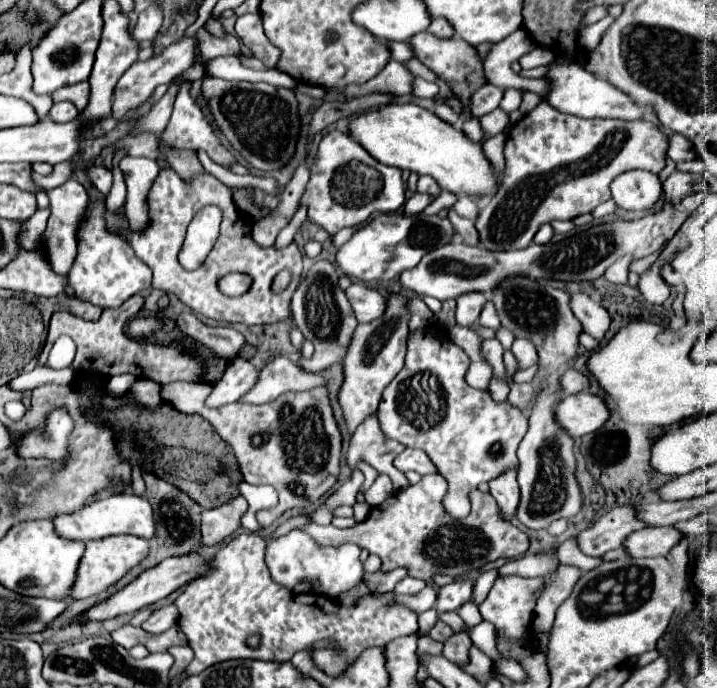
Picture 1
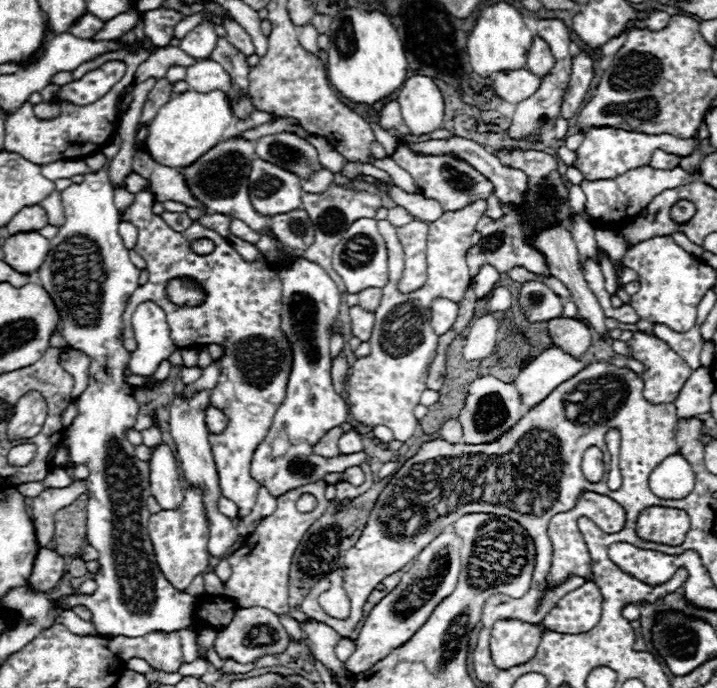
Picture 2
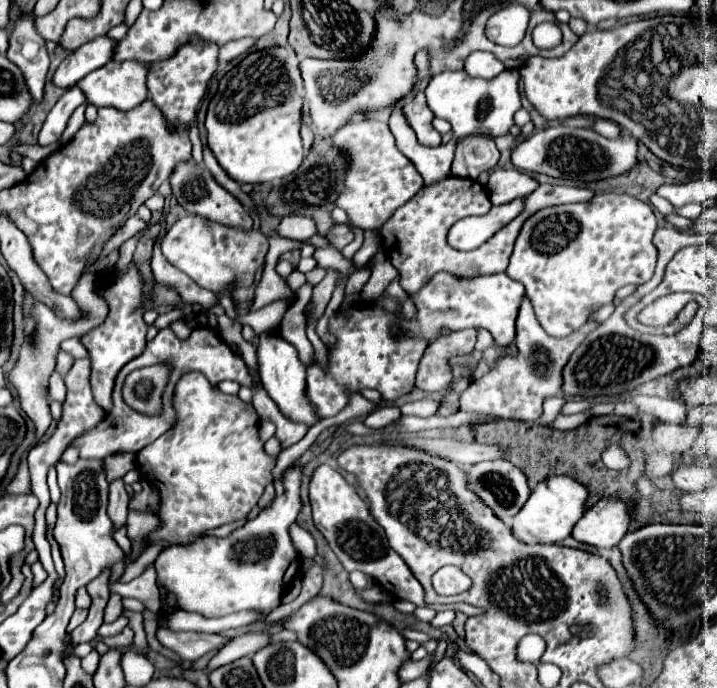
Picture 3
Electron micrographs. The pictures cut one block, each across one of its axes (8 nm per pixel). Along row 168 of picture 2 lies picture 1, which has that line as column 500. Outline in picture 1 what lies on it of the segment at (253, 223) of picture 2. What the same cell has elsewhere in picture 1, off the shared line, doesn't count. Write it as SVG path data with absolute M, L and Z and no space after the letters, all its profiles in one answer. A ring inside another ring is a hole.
M540 102L510 130L504 148L506 170L502 182L476 216L476 228L472 220L458 216L454 208L448 208L448 220L466 244L478 244L480 234L480 244L488 250L526 248L542 224L572 220L610 200L610 182L618 174L632 168L658 174L664 168L666 146L666 134L652 122L584 120Z

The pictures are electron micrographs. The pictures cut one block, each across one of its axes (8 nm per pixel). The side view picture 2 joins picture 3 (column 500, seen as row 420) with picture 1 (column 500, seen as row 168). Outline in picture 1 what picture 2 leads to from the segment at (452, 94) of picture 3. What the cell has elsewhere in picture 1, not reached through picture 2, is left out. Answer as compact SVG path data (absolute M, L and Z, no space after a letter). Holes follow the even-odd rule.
M516 88L504 90L504 98L500 100L500 108L508 114L518 110L522 102L522 94L524 94L524 90L516 90Z

